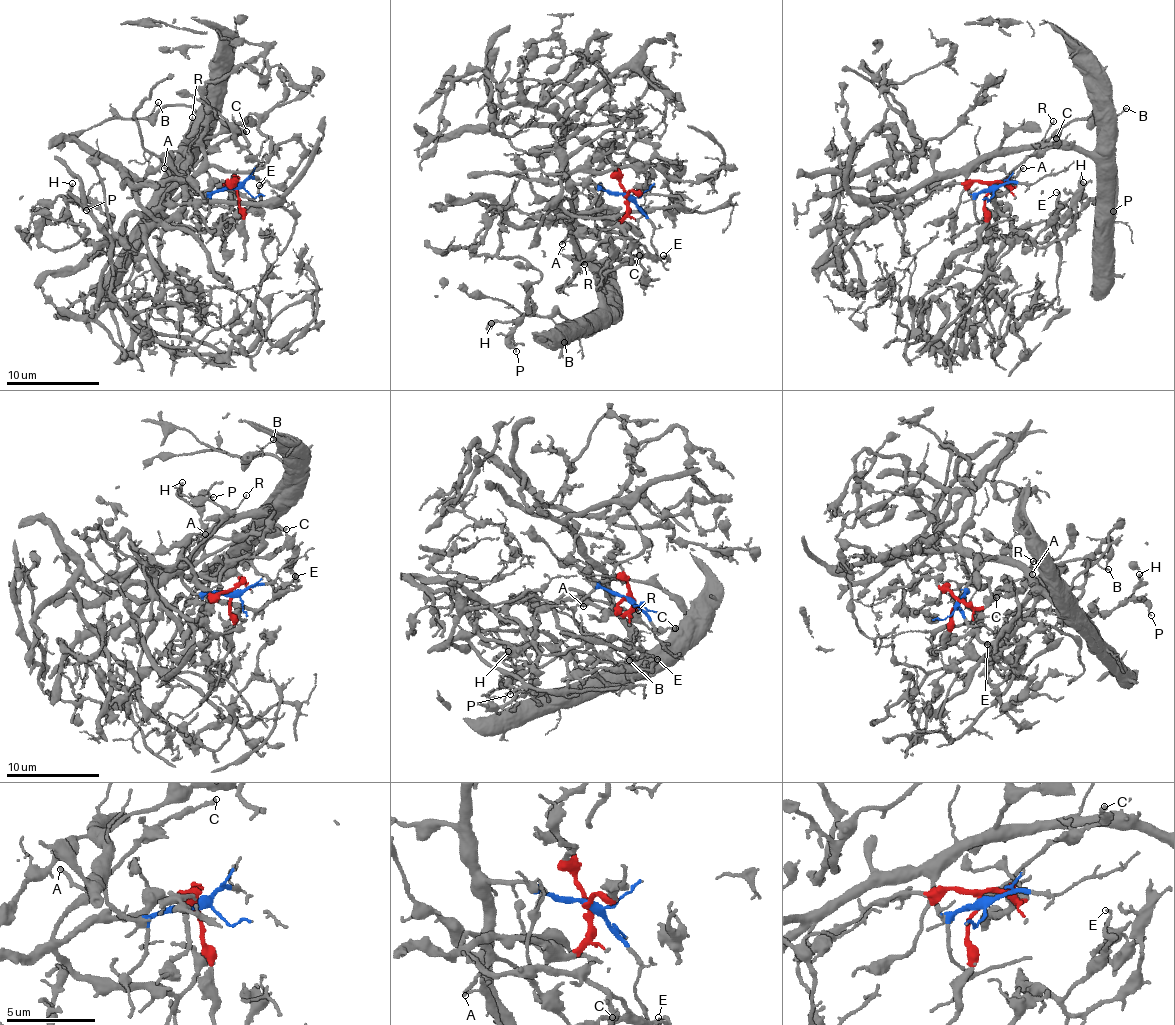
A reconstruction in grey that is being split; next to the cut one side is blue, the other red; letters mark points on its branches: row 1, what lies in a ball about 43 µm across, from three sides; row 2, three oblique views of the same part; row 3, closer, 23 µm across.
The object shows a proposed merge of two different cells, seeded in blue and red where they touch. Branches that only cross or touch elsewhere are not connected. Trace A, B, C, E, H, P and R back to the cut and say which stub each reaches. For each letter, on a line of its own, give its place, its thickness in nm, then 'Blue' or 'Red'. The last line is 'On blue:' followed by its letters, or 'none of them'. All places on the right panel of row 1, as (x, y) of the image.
A: Place: (1023, 168). Thickness 180 nm. Red
B: Place: (1126, 108). Thickness 90 nm. Blue
C: Place: (1056, 138). Thickness 220 nm. Red
E: Place: (1056, 192). Thickness 160 nm. Red
H: Place: (1083, 182). Thickness 200 nm. Red
P: Place: (1113, 211). Thickness 160 nm. Red
R: Place: (1053, 121). Thickness 120 nm. Blue
On blue: B, R

